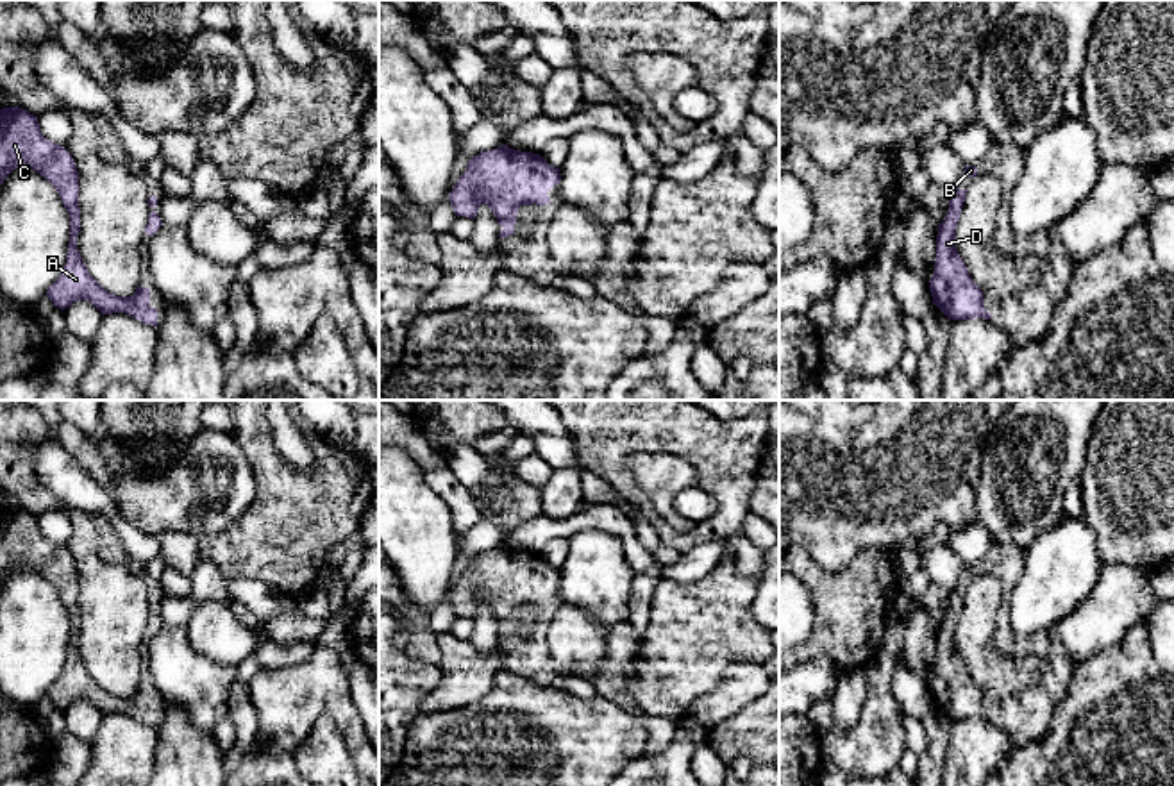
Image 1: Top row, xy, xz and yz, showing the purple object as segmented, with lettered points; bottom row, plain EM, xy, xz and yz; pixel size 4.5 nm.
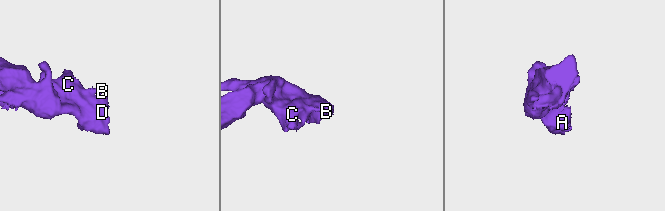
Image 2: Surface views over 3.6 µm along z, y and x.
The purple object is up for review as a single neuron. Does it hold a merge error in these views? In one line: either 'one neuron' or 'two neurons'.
one neuron

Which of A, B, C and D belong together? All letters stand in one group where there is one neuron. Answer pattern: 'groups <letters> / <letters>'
groups A B C D

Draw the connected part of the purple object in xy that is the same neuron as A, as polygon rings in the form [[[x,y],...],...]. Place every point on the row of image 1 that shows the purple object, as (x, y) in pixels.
[[[18,105],[0,109],[0,186],[14,168],[30,168],[43,175],[57,189],[70,214],[66,264],[46,291],[54,305],[64,311],[77,300],[88,300],[102,314],[125,313],[141,323],[157,327],[150,288],[138,286],[132,297],[116,297],[89,275],[77,247],[80,188],[75,161],[64,146],[41,134],[38,116]]]

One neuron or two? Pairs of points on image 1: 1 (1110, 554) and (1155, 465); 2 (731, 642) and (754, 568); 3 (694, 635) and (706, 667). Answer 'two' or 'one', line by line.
1: one
2: two
3: one

